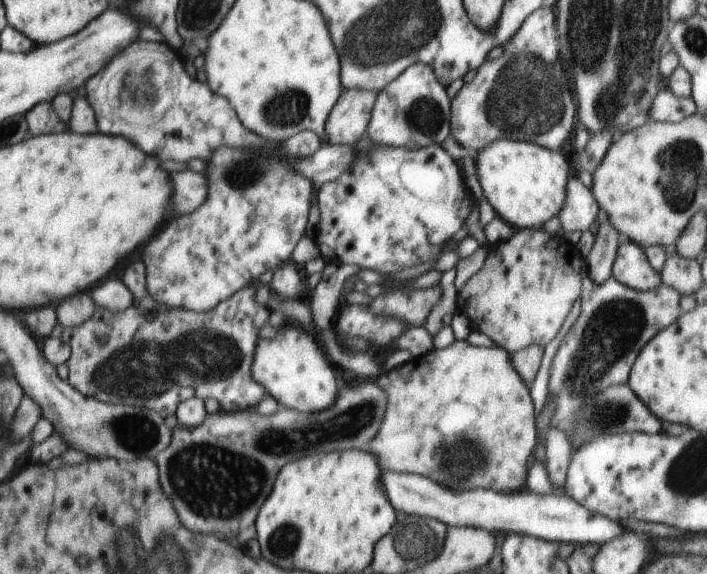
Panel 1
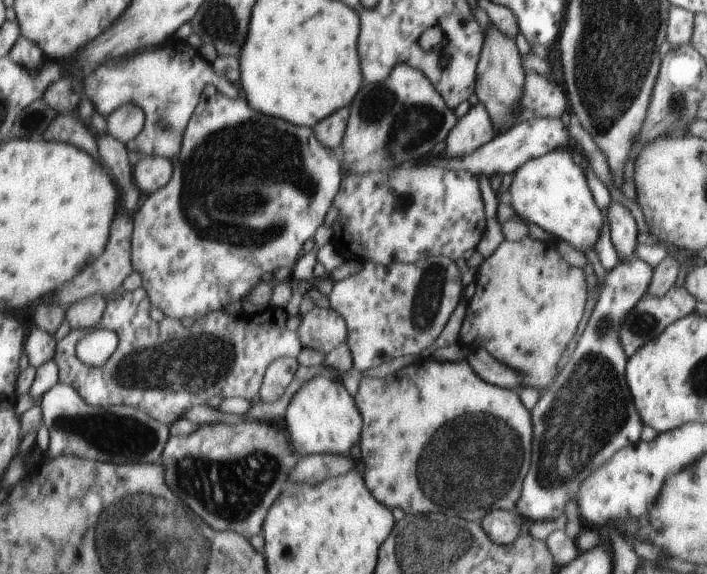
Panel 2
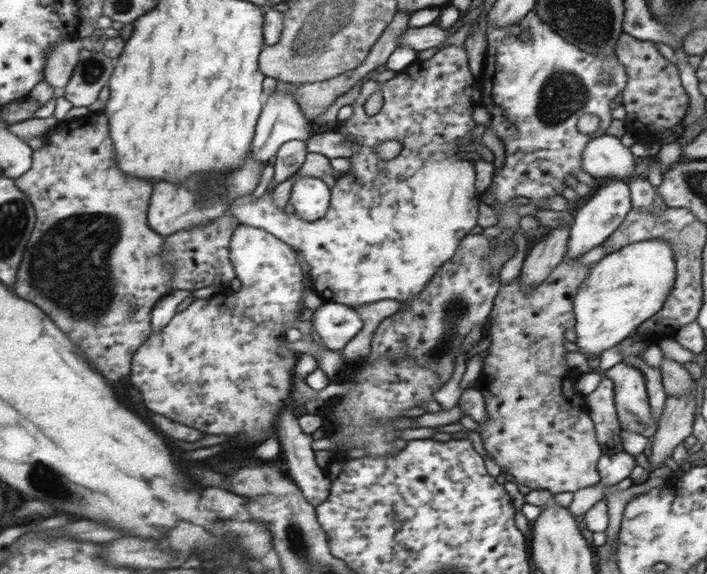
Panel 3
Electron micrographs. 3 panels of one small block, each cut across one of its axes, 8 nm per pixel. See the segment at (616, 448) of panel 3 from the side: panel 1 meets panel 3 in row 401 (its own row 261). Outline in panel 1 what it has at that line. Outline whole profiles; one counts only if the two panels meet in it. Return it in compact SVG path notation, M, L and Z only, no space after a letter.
M608 219L596 227L595 233L595 243L587 255L588 274L596 284L602 284L613 276L613 264L623 238Z

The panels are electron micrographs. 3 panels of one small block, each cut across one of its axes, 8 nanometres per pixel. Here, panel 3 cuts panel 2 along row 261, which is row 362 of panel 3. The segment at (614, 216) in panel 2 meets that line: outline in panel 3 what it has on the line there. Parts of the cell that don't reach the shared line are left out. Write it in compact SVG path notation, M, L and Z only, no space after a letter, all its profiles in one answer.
M623 361L604 373L616 387L614 402L617 405L617 417L621 428L648 438L654 436L658 421L654 418L653 407L648 406L648 379L642 370Z

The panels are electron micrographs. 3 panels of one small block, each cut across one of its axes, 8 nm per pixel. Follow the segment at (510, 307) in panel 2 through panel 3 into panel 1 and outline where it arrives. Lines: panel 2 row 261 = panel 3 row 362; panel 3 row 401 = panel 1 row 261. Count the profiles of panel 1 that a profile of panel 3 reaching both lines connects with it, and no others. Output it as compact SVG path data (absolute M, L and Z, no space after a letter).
M538 228L518 229L512 238L489 246L488 258L481 270L471 276L458 292L457 310L468 316L470 325L476 324L476 330L479 326L479 331L510 354L530 344L545 347L556 338L572 310L572 304L580 296L580 282L584 282L580 276L584 266L582 262L580 251L574 250L564 236L550 236Z

